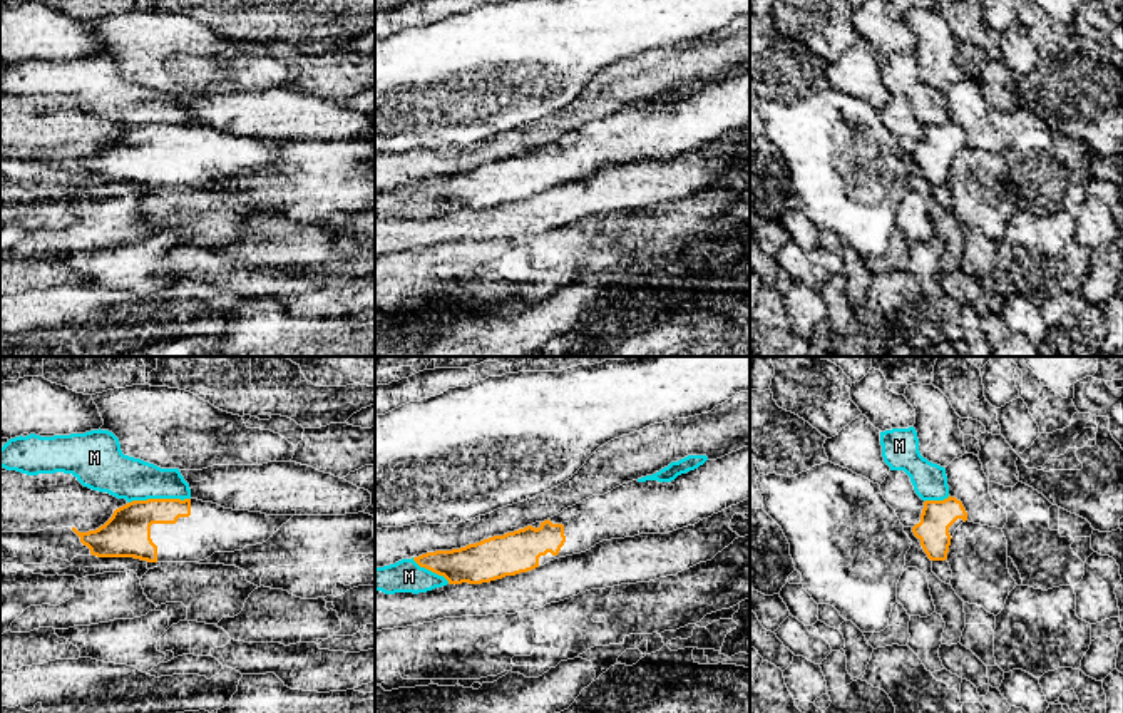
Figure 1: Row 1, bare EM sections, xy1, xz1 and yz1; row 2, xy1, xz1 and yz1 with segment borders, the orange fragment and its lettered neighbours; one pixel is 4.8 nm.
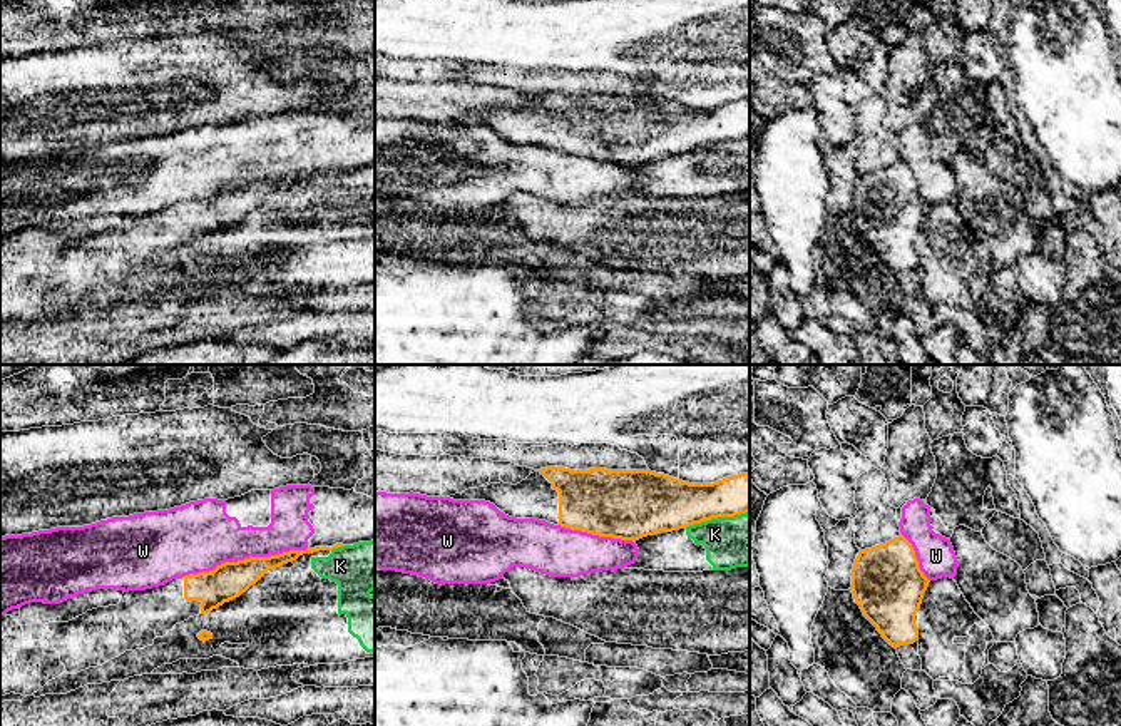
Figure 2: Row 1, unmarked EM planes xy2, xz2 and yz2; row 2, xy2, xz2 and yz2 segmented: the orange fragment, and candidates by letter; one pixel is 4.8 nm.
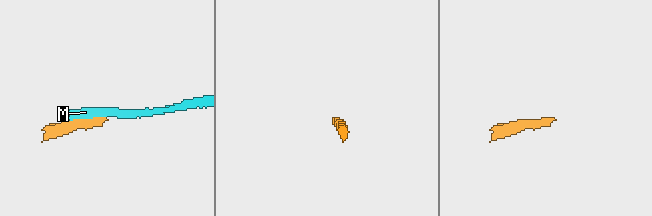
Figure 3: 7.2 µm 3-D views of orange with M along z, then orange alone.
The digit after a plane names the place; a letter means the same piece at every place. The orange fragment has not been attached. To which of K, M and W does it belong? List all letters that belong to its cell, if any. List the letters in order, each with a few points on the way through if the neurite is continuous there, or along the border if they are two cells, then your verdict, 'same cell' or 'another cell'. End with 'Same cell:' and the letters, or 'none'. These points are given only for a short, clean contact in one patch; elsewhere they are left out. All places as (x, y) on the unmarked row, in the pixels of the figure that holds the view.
K: another cell
M: another cell
W: another cell
Same cell: none

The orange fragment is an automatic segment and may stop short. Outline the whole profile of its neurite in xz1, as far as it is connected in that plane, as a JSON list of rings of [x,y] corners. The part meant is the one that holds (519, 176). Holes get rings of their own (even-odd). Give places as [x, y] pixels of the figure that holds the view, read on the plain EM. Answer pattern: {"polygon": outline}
{"polygon": [[[750,70],[736,77],[731,77],[721,84],[706,85],[698,94],[681,99],[671,107],[633,105],[613,114],[604,121],[592,121],[572,132],[567,132],[561,139],[544,147],[536,147],[524,154],[507,157],[504,161],[494,161],[460,174],[427,177],[418,182],[413,182],[413,186],[420,192],[425,192],[438,201],[444,201],[449,206],[449,209],[462,209],[462,208],[482,209],[482,208],[502,204],[505,201],[515,201],[520,197],[532,196],[559,182],[586,177],[603,166],[634,162],[639,159],[669,159],[676,154],[695,151],[700,146],[711,142],[713,139],[718,139],[731,131],[746,126],[748,122],[750,122]]]}

